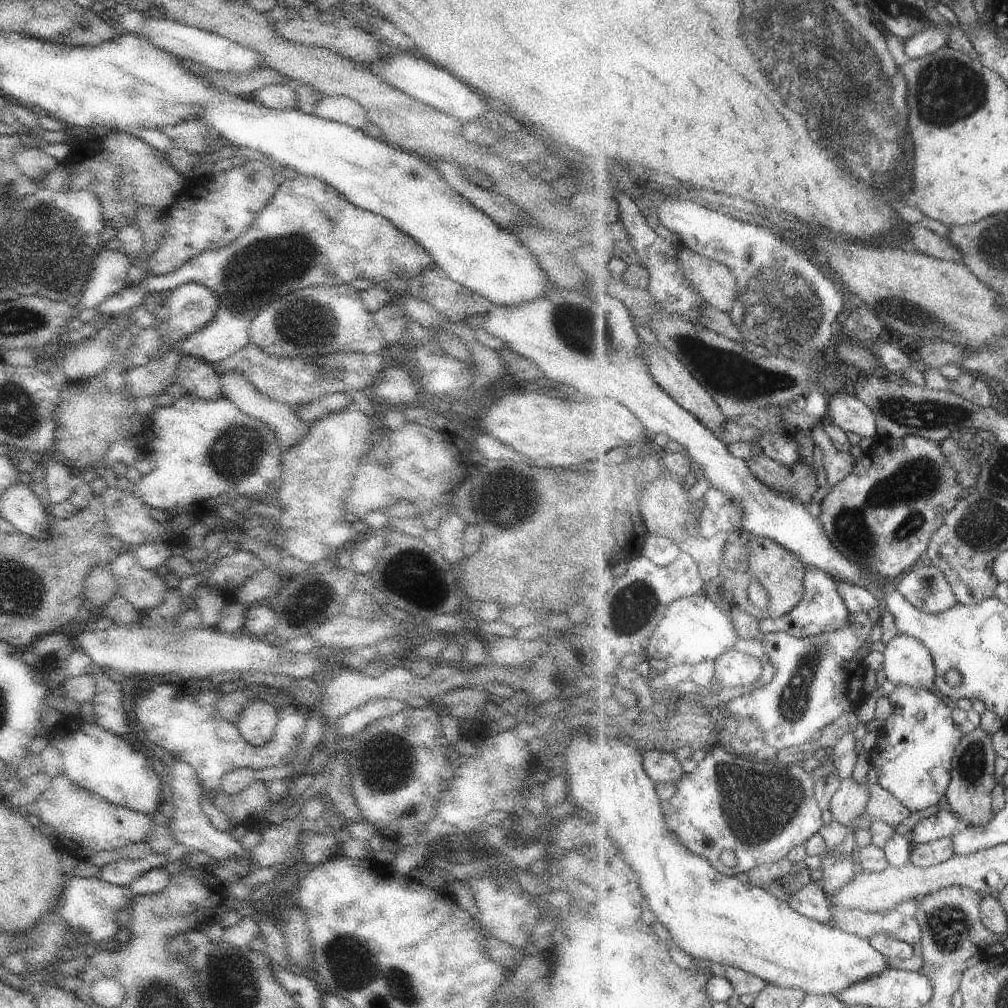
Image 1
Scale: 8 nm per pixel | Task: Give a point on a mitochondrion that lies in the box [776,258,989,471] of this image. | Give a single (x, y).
(910, 414)

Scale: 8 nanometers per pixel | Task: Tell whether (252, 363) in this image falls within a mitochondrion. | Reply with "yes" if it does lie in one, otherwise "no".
no

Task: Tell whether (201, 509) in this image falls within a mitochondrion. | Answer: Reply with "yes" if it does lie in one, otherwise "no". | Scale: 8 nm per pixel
no

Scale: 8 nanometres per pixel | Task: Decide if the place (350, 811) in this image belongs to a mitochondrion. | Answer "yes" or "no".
no

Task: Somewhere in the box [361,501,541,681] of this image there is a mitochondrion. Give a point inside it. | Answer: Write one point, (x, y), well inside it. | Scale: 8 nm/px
(408, 572)

